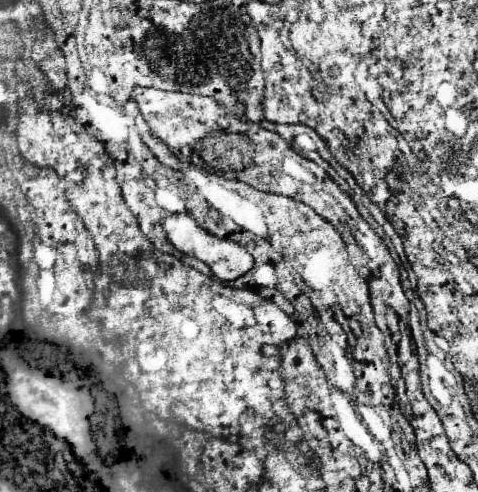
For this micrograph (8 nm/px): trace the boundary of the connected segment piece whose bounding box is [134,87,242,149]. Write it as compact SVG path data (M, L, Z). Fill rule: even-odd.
M136 87L134 99L142 111L142 117L146 119L150 133L158 137L160 141L168 143L170 149L174 149L172 139L204 139L212 131L226 131L232 123L234 133L242 133L242 119L232 115L230 111L218 103L214 97L202 97L202 95L190 95L180 91L160 91L154 87Z

